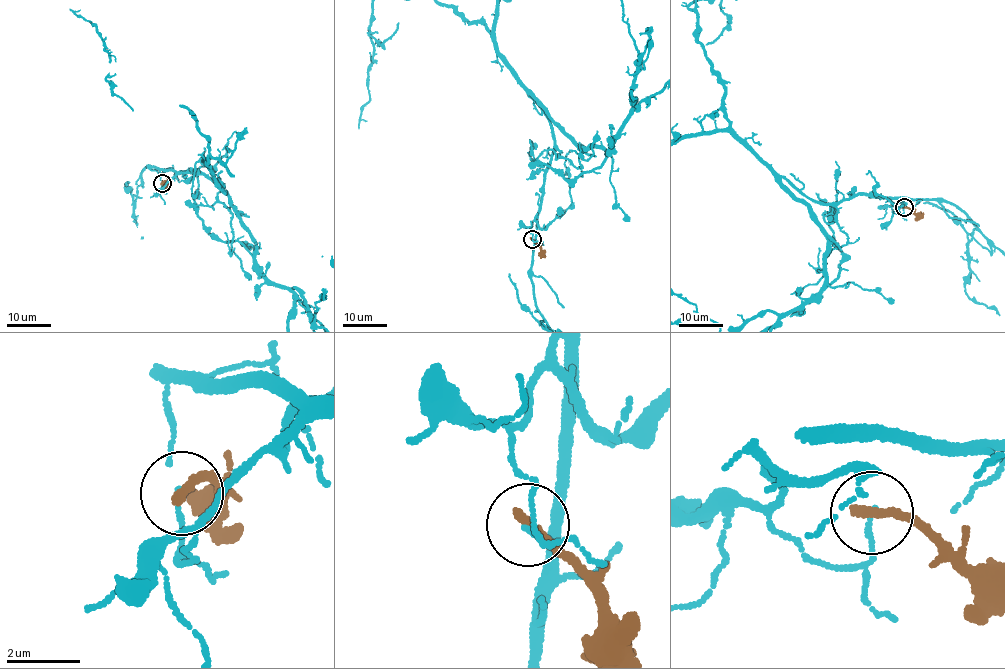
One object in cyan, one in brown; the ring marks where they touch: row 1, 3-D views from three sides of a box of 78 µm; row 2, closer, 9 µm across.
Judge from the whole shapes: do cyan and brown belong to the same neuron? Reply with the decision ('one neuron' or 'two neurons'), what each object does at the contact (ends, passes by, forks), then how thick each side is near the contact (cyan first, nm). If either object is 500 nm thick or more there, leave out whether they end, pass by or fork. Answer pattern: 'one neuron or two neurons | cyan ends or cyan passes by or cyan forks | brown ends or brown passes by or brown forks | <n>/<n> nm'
two neurons | cyan ends | brown ends | 120/280 nm

